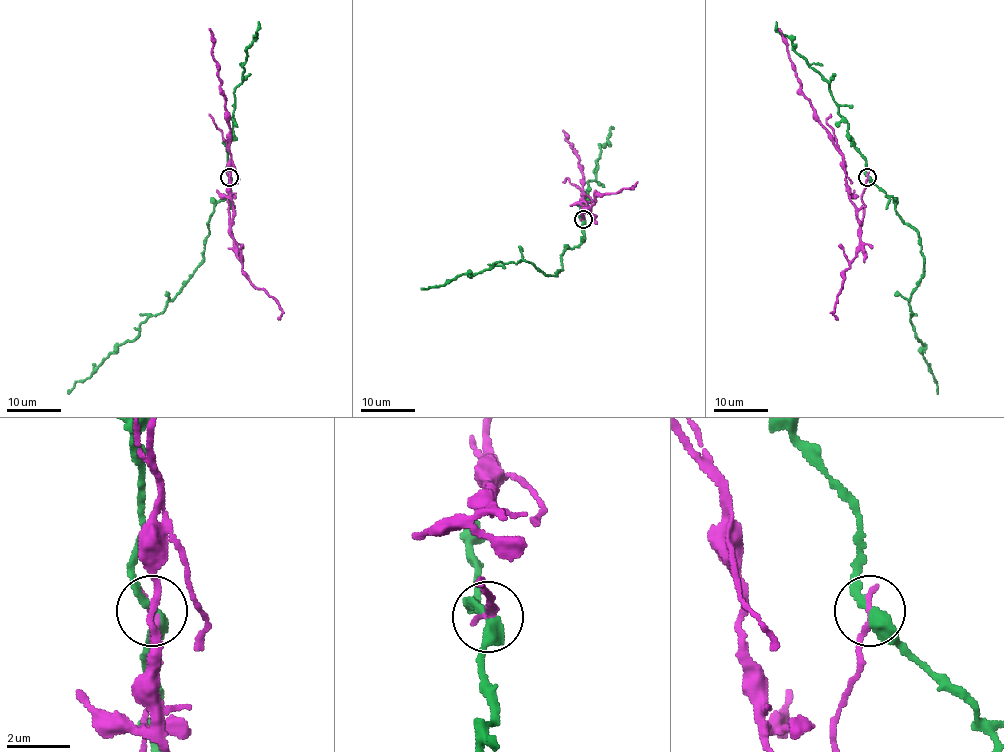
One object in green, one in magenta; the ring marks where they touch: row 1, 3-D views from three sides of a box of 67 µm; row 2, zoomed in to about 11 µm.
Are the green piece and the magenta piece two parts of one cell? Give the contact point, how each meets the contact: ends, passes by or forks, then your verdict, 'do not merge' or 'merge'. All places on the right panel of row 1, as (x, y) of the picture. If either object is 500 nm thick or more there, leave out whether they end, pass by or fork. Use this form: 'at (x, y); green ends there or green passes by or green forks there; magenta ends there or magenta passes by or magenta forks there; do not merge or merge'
at (867, 177); green passes by; magenta ends there; do not merge

